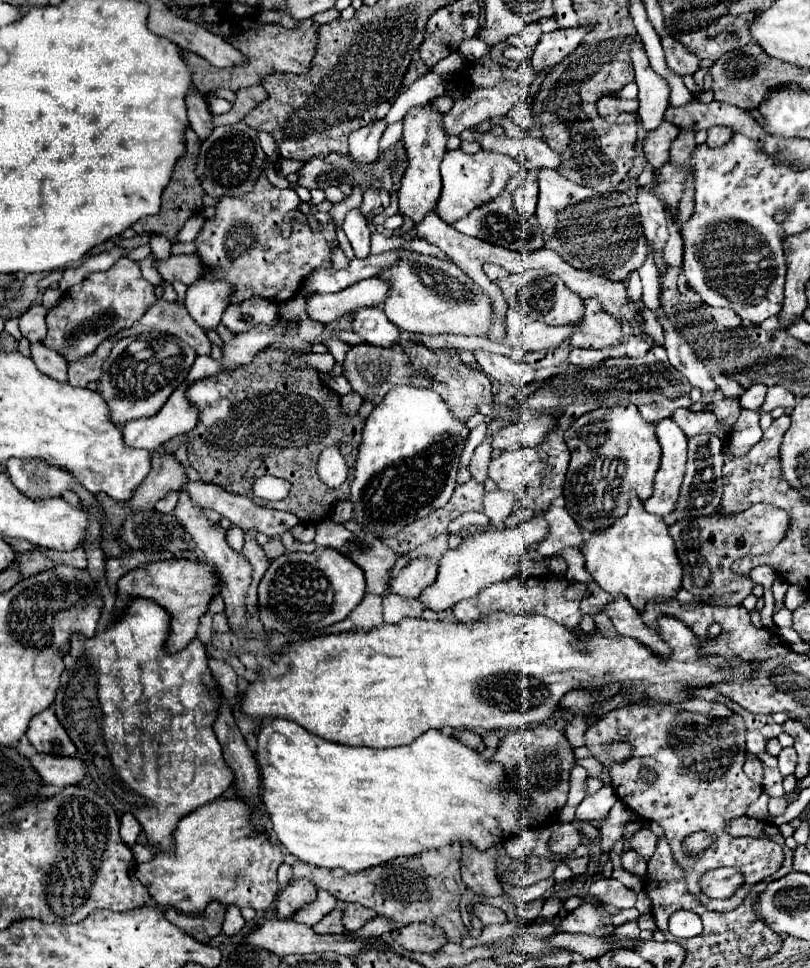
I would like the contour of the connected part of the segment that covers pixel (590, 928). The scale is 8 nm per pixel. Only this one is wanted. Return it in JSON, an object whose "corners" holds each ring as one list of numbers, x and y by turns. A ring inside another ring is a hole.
{"corners":[[582,904,574,912,570,912,562,922,560,928,570,934,588,934,588,936,606,936,606,926,602,924,602,914,592,904]]}

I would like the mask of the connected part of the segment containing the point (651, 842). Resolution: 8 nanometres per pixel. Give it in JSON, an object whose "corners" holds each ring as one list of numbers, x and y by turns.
{"corners":[[643,827,641,830,636,832,632,838,626,840,626,844,628,844,630,848,634,848,634,850,636,850,640,856,644,856,646,860,652,858,657,843,657,837,647,827]]}

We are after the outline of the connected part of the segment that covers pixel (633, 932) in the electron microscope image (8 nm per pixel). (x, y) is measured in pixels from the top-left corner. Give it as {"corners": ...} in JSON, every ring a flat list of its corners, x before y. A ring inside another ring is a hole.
{"corners":[[626,922,626,924,622,924,614,934,610,934,610,936,614,936,614,938,638,938,638,934,640,934,640,930,638,930,638,924,636,922]]}

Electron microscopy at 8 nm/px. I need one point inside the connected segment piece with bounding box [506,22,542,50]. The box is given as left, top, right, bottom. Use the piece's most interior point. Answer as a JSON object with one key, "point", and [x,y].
{"point":[528,37]}

